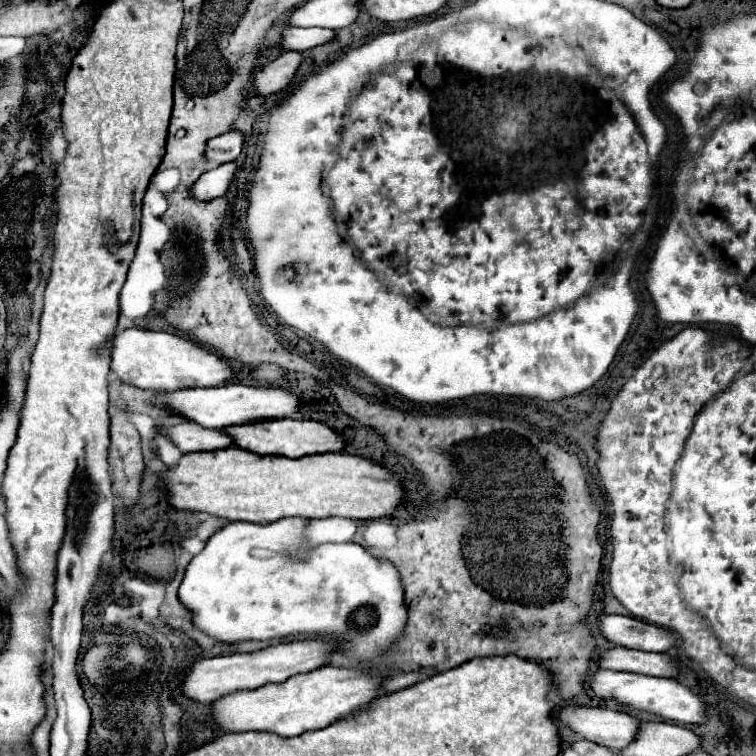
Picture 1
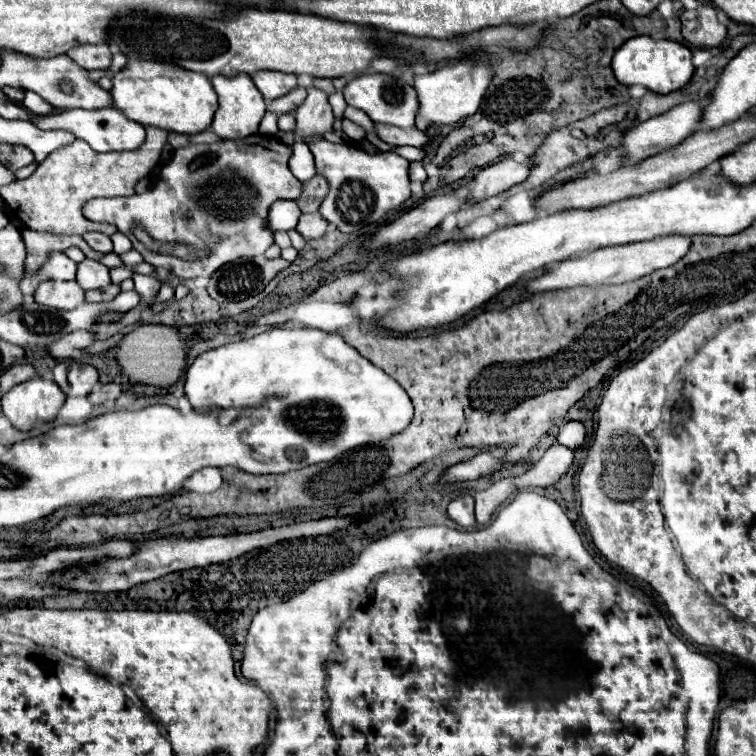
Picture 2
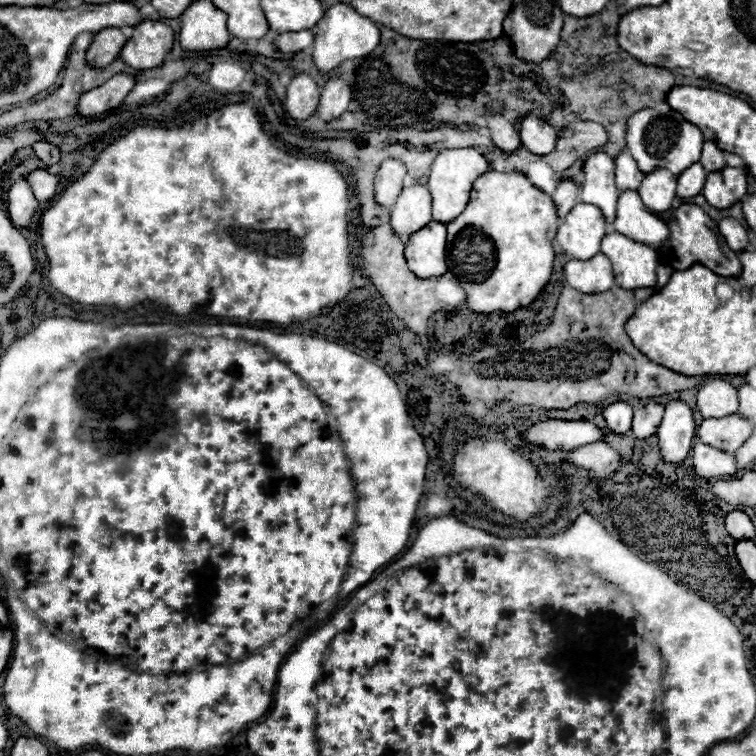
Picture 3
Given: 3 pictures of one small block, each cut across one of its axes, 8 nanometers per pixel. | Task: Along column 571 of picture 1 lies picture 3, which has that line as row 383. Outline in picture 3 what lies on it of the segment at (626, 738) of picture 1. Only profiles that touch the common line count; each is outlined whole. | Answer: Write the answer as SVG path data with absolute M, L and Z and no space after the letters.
M712 380L698 390L698 412L702 418L722 418L738 410L738 390L724 380Z

